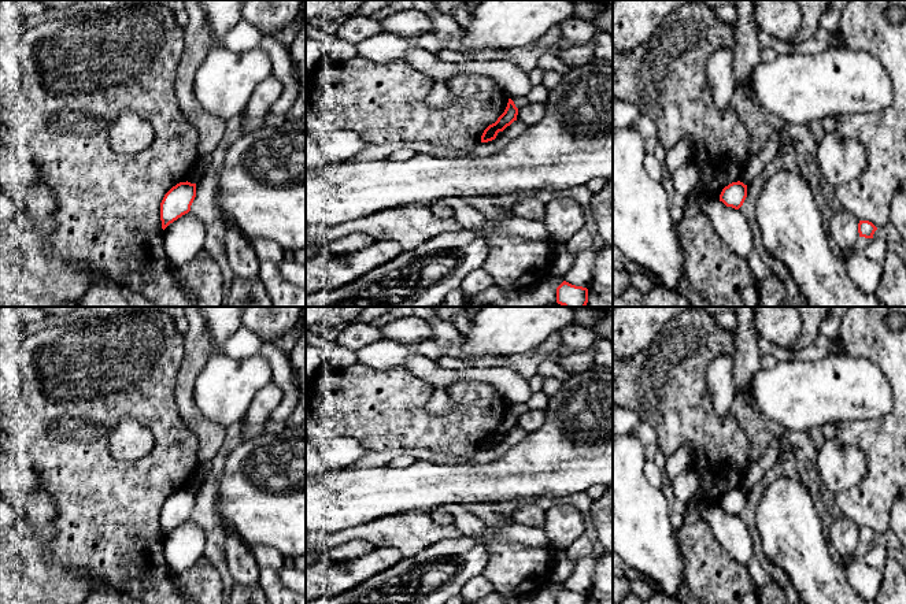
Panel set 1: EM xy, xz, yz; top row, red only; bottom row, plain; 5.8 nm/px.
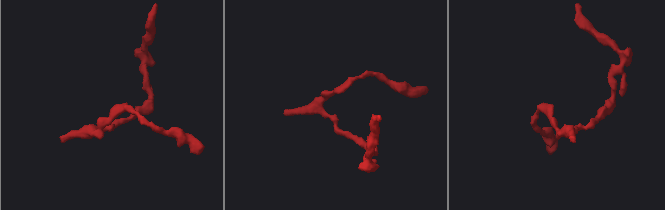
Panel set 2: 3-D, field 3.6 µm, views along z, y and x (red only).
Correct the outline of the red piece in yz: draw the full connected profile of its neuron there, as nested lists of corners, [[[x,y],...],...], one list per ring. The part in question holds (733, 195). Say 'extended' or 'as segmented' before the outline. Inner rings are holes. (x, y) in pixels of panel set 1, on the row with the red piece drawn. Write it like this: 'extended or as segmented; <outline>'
as segmented; [[[732,182],[725,186],[720,194],[720,201],[722,201],[726,207],[732,207],[739,210],[747,197],[747,185],[743,182]]]

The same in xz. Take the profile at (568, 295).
as segmented; [[[563,281],[556,288],[556,303],[563,307],[585,307],[588,303],[588,289]]]

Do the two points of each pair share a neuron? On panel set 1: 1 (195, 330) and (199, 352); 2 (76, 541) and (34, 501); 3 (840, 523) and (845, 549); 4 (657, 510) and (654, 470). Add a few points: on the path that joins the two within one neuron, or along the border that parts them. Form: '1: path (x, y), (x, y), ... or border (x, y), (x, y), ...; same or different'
1: path (196, 336), (198, 347); same
2: border (45, 489), (55, 507), (54, 536), (47, 543); different
3: path (843, 530), (843, 543); same
4: border (644, 460), (644, 478), (651, 485), (659, 488); different

